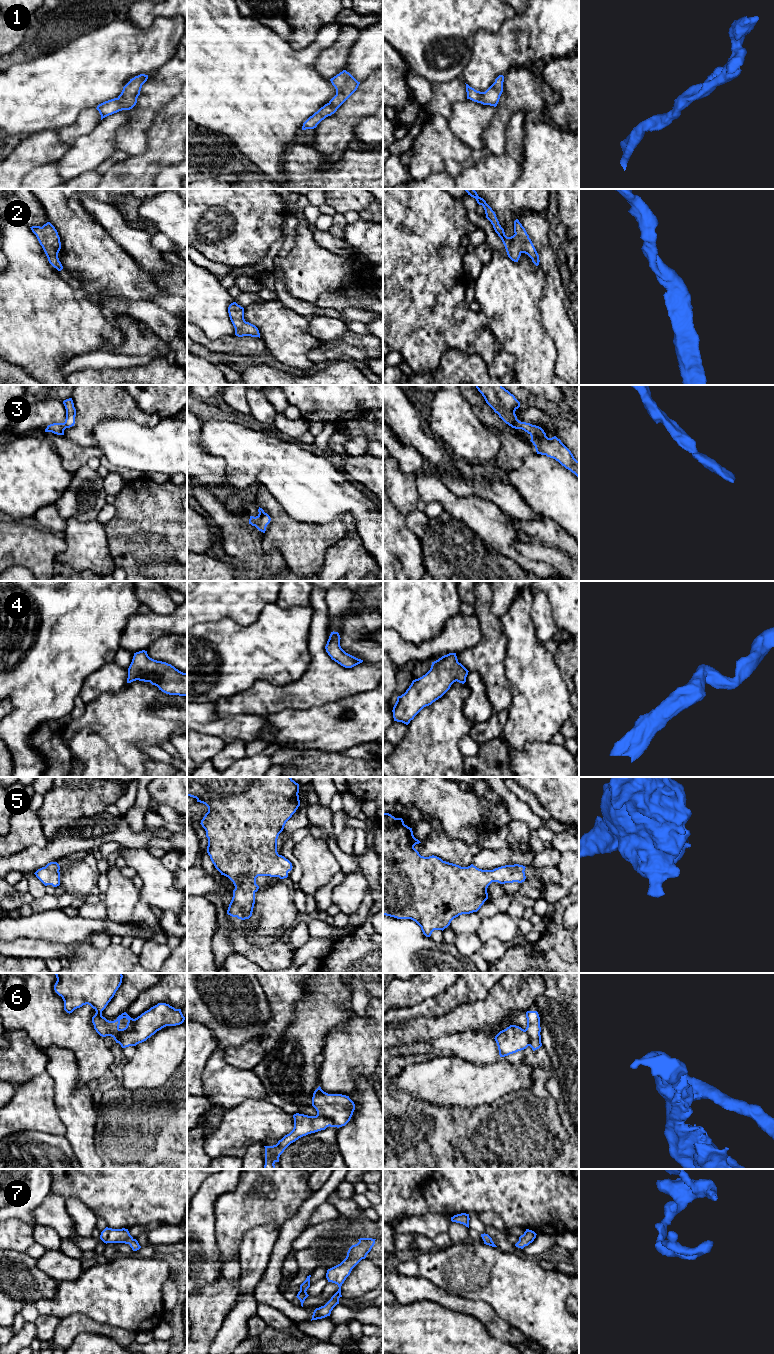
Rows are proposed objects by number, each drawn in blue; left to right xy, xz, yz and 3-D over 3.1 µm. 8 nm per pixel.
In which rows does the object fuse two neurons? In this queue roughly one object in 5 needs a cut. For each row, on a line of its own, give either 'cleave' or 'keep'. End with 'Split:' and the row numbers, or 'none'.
1: keep
2: keep
3: keep
4: keep
5: keep
6: cleave
7: keep
Split: 6

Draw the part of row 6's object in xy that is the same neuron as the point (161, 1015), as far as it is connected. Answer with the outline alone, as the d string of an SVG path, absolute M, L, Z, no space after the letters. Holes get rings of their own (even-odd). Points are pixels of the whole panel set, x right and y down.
M158 1003L133 1019L132 1028L120 1036L118 1043L122 1048L136 1046L162 1028L180 1025L184 1020L181 1009L175 1009L166 1003Z

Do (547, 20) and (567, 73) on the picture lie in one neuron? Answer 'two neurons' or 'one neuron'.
two neurons

